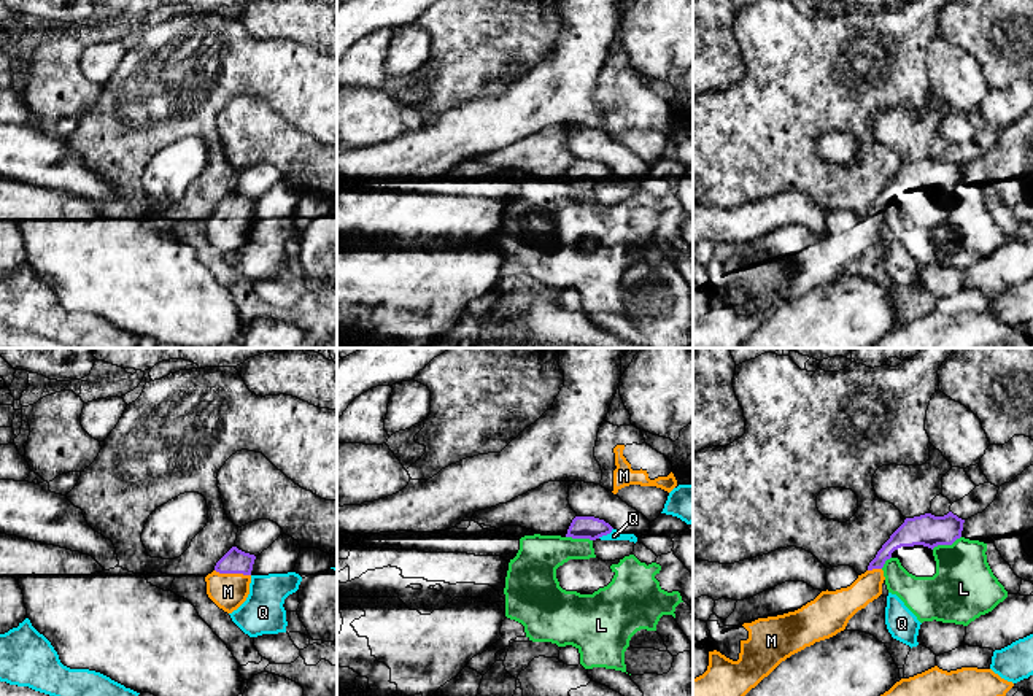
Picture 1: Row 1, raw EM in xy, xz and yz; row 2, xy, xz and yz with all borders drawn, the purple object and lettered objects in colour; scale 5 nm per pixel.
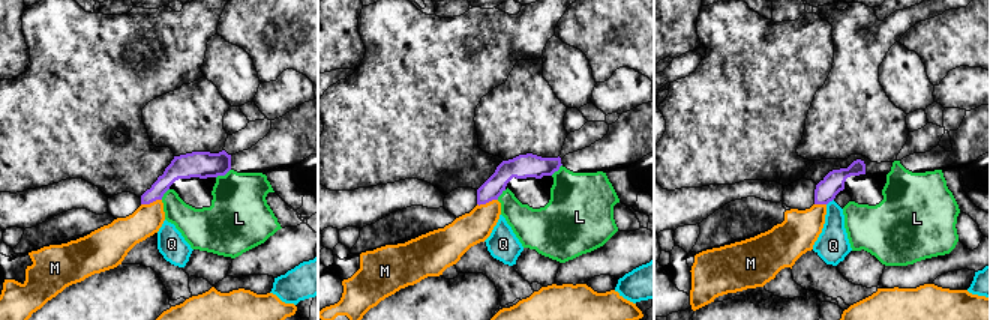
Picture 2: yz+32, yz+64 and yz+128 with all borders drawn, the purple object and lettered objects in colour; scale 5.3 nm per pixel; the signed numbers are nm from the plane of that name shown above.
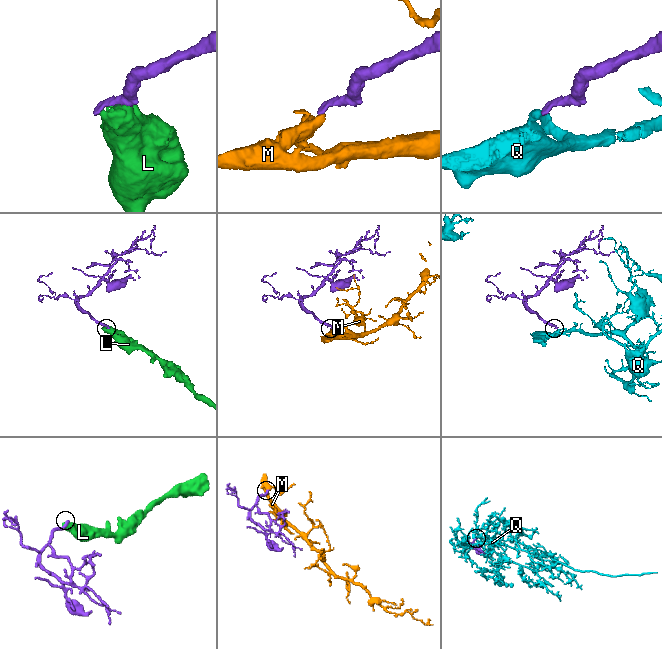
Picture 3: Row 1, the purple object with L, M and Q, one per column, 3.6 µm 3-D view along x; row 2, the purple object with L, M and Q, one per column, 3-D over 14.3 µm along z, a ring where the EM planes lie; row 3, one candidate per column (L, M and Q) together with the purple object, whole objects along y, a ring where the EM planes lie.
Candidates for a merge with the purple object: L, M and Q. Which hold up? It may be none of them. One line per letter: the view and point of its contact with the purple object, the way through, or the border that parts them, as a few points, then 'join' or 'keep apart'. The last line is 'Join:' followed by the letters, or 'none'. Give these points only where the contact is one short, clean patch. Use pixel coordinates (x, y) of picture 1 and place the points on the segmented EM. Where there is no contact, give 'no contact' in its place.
L: meets purple in yz at (946, 544); keep apart
M: meets purple in xy at (232, 572); runs through xy (236, 561), (232, 572), (228, 591); join
Q: meets purple in xz at (606, 534); border along xz (612, 528), (598, 537); keep apart
Join: M

